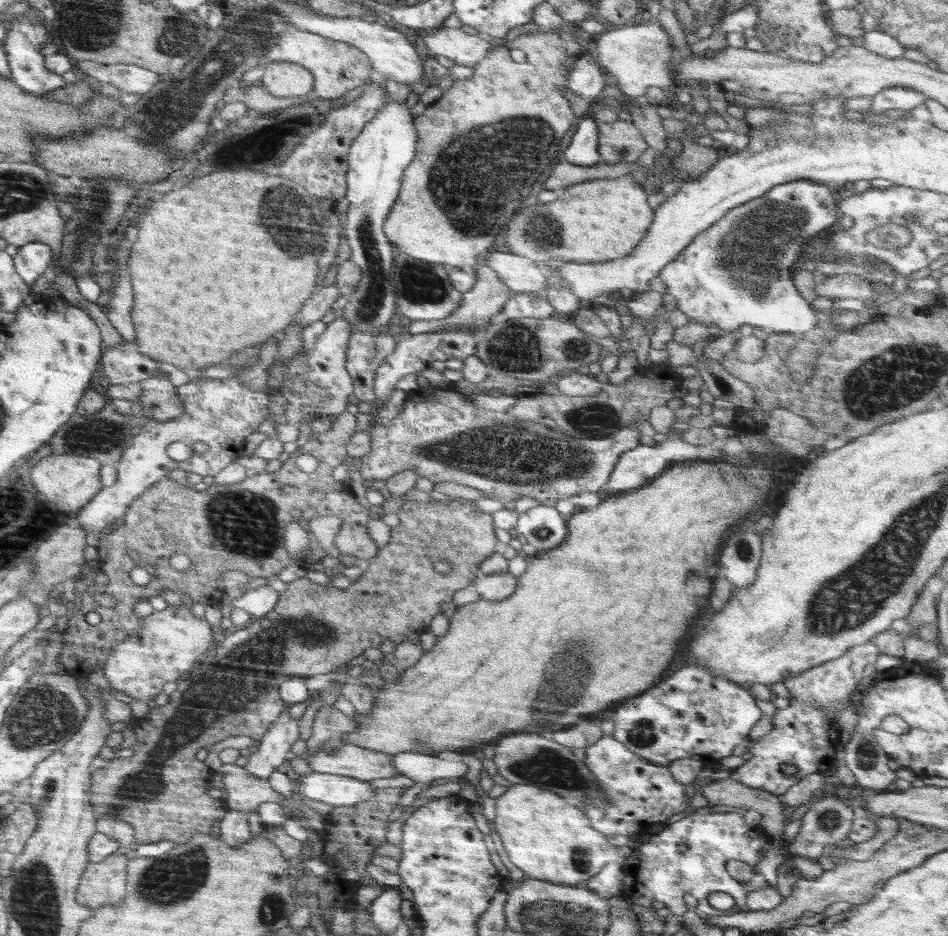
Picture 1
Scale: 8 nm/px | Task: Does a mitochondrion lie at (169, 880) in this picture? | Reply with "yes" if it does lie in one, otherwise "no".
yes

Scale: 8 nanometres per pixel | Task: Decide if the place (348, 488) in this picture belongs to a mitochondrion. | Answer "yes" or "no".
no

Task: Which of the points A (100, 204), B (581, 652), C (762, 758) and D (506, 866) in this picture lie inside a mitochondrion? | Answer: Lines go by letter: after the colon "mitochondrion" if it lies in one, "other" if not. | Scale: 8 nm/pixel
A: mitochondrion
B: mitochondrion
C: other
D: other

